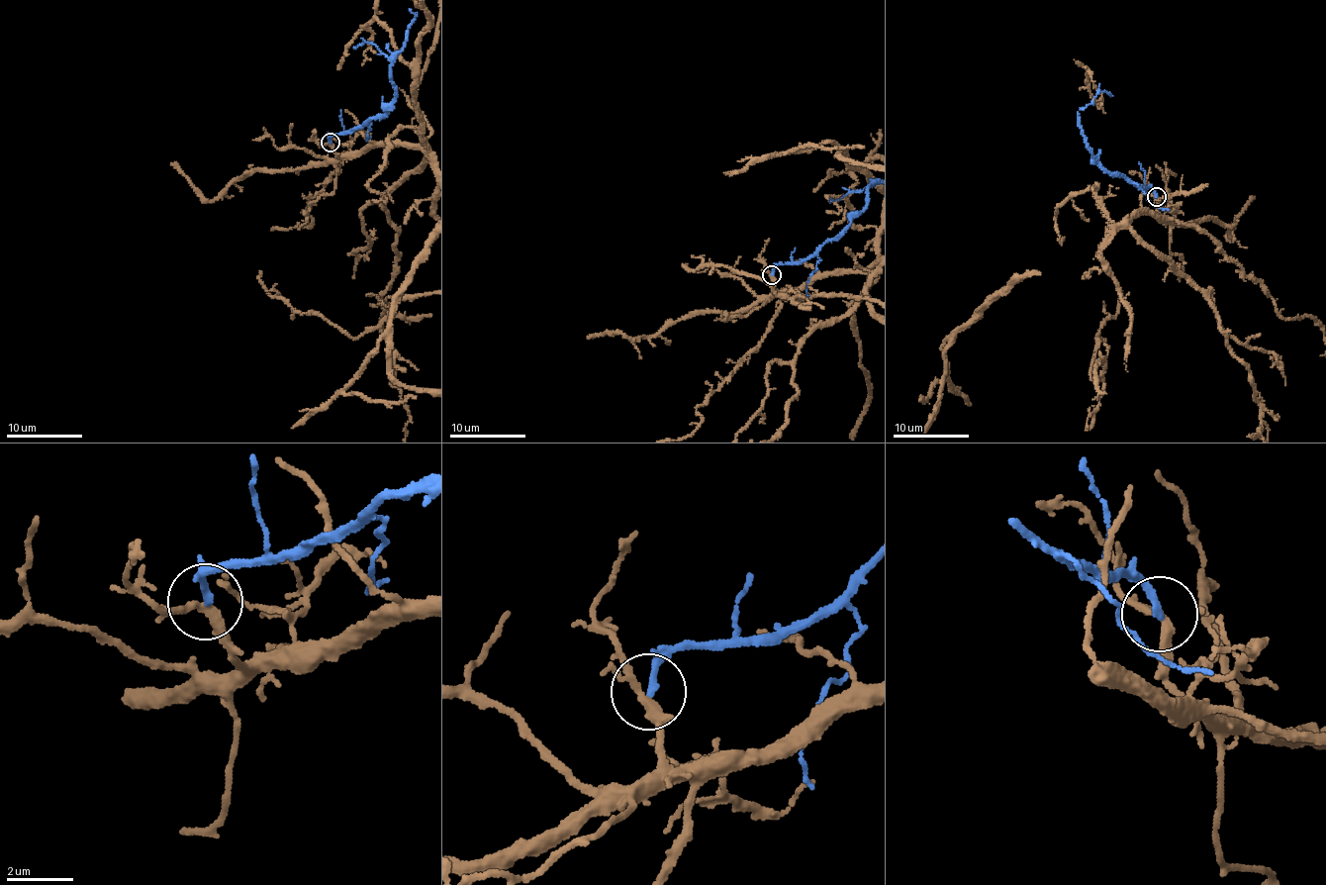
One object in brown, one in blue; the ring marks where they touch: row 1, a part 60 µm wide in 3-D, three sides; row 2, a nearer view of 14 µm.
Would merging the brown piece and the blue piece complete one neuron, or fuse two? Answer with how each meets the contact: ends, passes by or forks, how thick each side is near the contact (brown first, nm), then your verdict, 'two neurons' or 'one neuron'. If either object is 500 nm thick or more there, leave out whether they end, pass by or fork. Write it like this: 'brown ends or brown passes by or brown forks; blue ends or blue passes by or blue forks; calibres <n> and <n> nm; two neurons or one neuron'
brown passes by; blue ends; calibres 280 and 220 nm; two neurons

